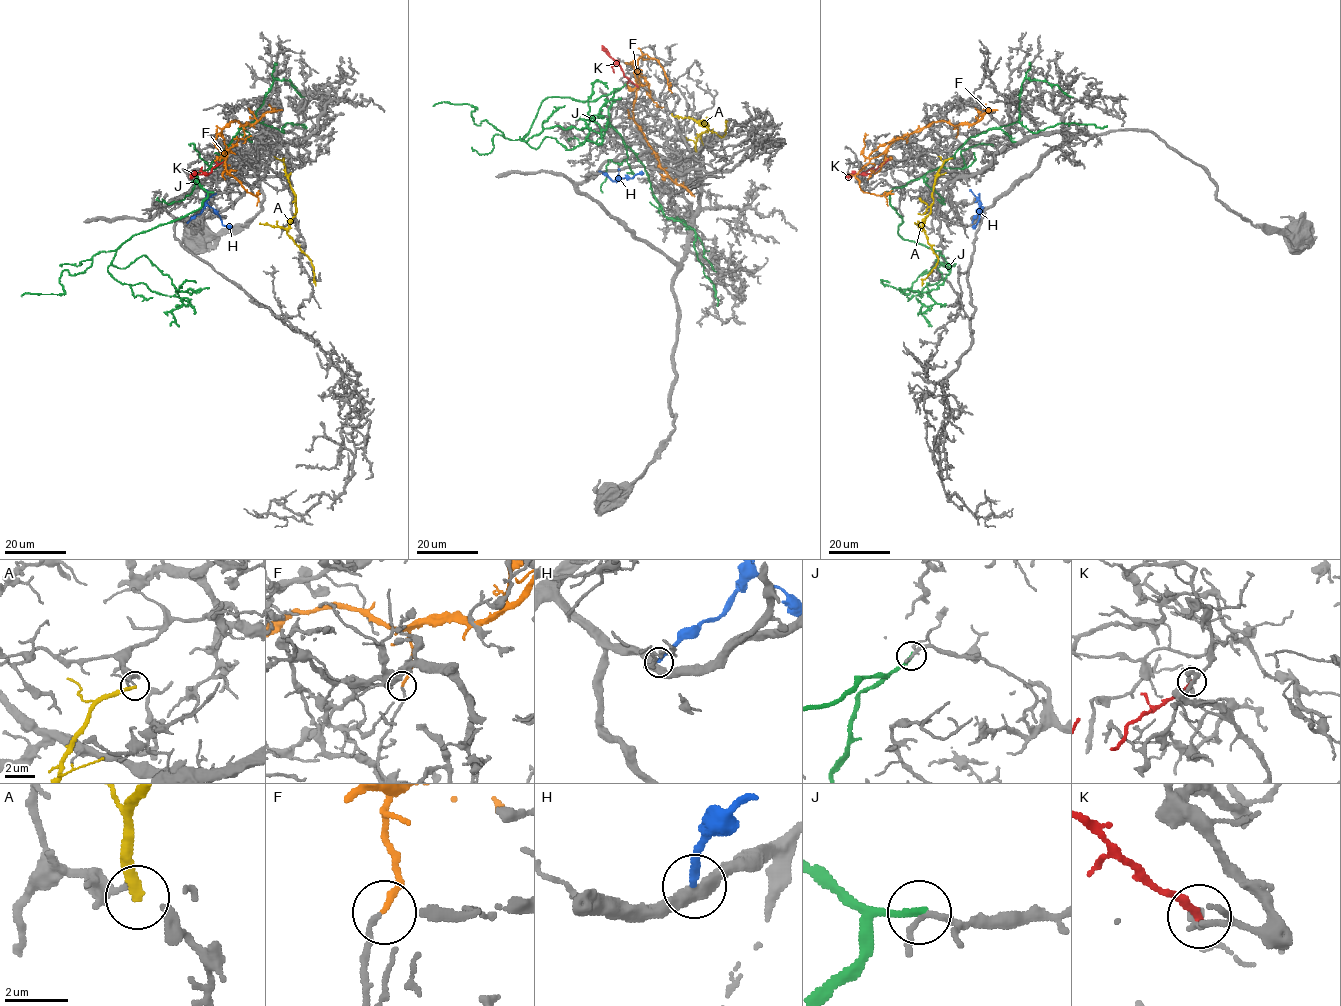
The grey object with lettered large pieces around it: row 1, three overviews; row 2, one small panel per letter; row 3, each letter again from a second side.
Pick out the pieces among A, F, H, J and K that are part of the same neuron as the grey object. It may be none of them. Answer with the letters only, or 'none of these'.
none of these

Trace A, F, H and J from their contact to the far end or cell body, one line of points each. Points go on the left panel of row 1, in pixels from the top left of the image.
A: (284, 157), (284, 171), (295, 203), (295, 215), (287, 234), (311, 261), (315, 285)
F: (243, 137), (244, 126), (235, 120), (220, 131), (227, 151), (225, 169), (244, 188), (257, 195), (256, 205)
H: (187, 223), (209, 205), (222, 224), (231, 227)
J: (213, 192), (200, 208), (135, 234), (112, 262), (124, 269), (144, 255), (176, 292), (184, 282), (196, 282)

